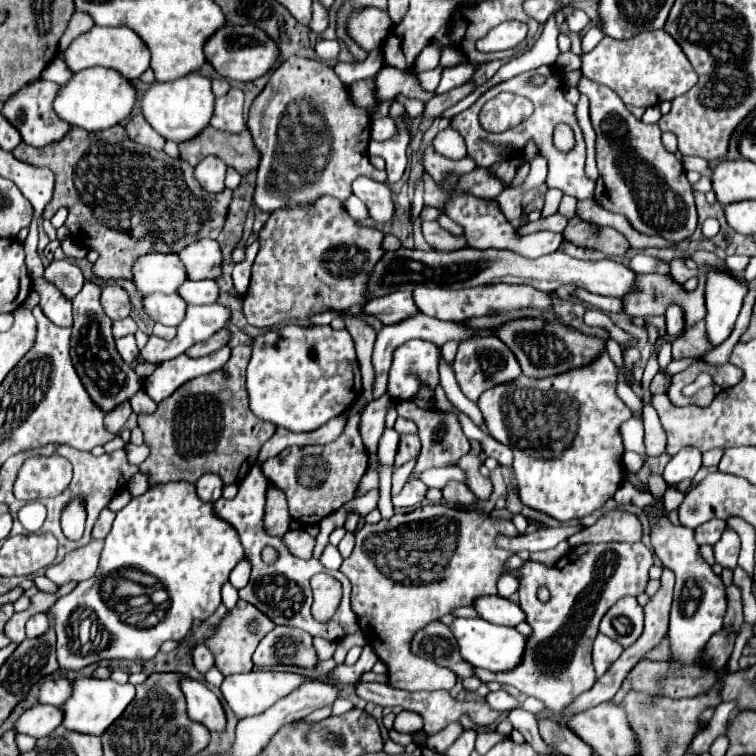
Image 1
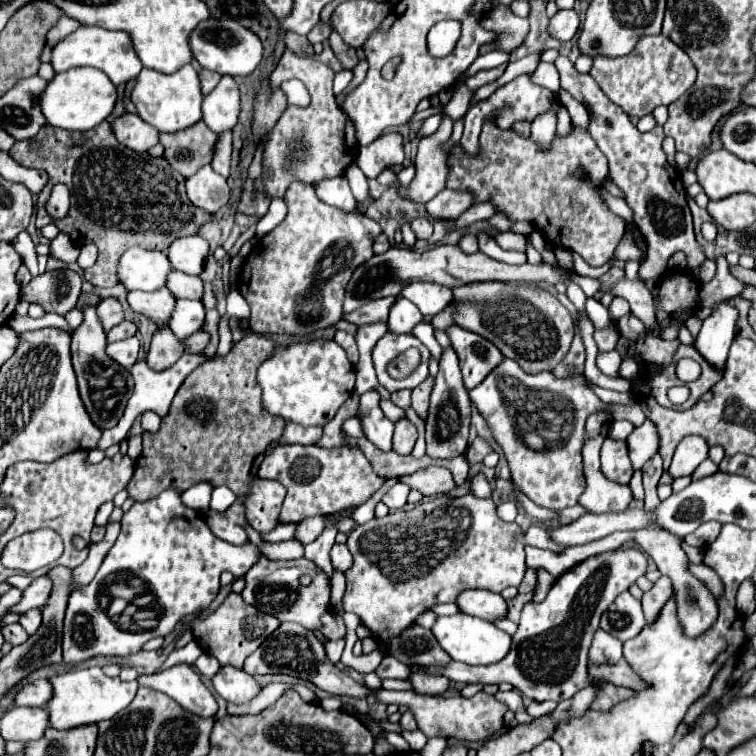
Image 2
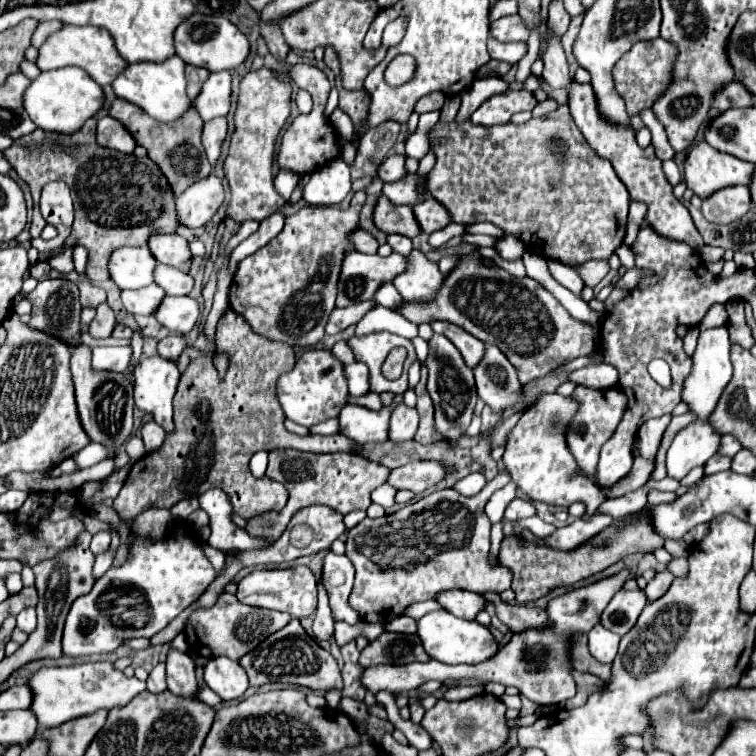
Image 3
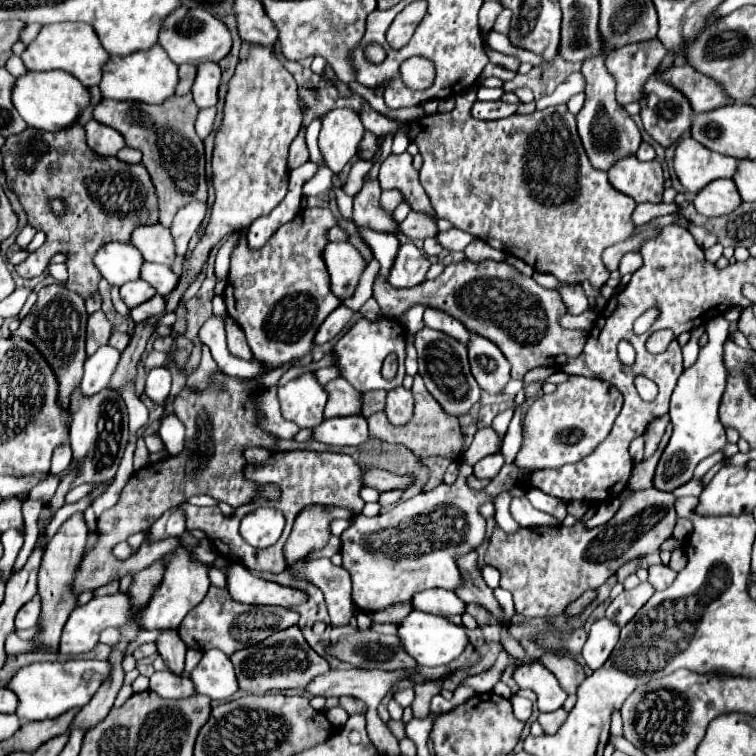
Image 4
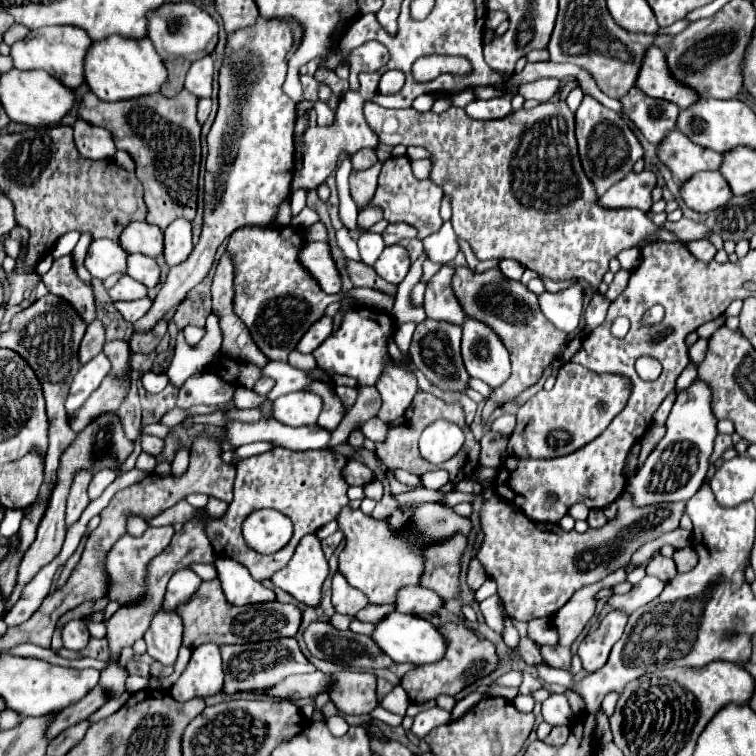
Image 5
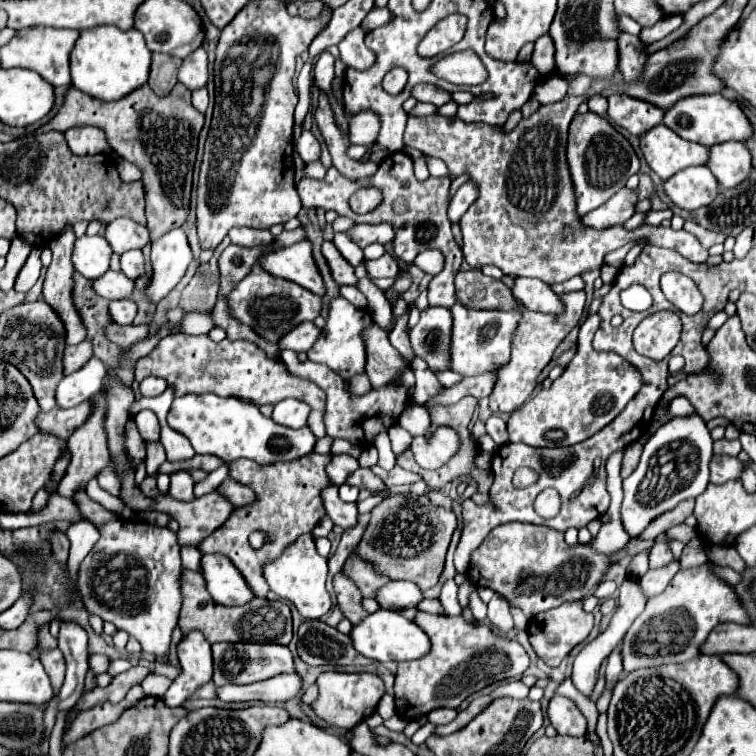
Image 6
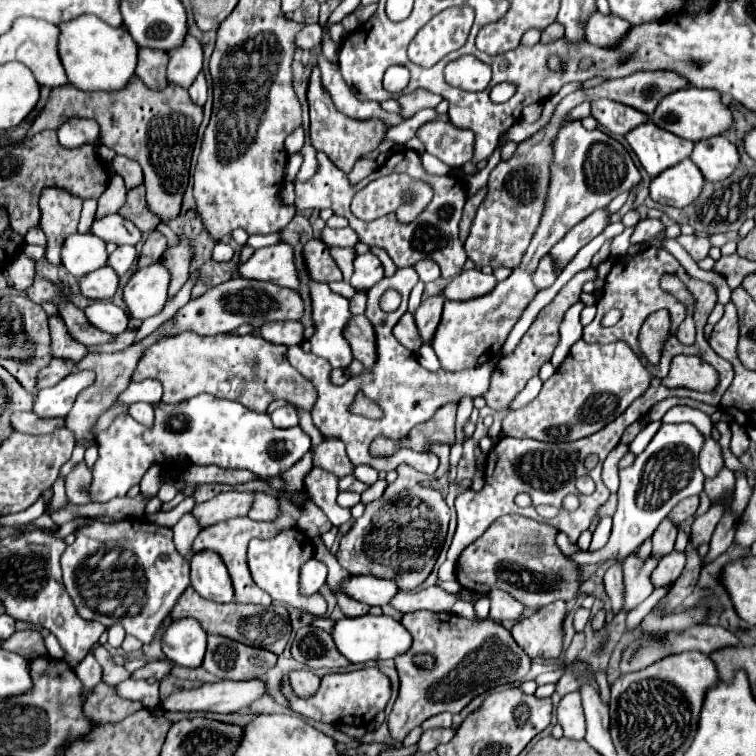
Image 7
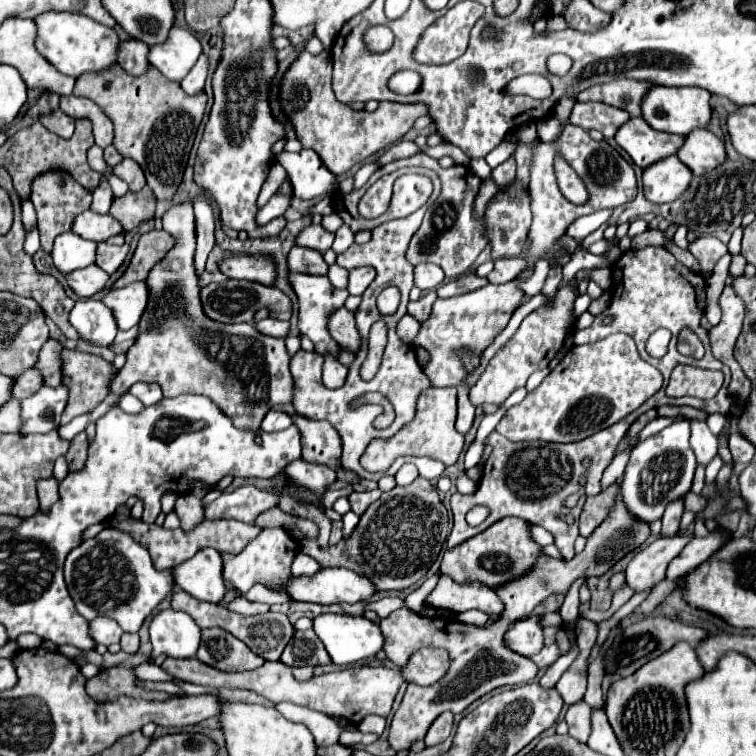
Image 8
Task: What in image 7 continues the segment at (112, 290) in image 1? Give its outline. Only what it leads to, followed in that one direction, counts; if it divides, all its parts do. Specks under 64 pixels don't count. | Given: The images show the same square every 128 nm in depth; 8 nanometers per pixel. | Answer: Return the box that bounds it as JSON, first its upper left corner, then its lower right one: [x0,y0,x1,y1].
[36,360,74,388]

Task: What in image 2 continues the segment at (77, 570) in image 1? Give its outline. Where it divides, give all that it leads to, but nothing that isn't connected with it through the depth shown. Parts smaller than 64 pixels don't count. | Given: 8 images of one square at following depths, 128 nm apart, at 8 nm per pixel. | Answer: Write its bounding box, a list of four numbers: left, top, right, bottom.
[8,576,52,614]

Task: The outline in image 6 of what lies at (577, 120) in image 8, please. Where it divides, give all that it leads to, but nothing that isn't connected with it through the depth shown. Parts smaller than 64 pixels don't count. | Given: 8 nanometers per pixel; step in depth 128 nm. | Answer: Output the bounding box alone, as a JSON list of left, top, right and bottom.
[606,96,664,136]

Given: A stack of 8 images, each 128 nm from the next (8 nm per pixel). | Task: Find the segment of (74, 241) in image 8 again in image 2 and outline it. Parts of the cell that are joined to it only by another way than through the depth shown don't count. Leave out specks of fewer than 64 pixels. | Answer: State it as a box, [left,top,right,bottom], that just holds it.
[118,248,172,290]

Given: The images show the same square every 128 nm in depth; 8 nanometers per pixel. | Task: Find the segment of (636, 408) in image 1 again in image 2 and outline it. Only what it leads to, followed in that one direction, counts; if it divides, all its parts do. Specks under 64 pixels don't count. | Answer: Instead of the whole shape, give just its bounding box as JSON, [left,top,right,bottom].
[596,350,622,376]

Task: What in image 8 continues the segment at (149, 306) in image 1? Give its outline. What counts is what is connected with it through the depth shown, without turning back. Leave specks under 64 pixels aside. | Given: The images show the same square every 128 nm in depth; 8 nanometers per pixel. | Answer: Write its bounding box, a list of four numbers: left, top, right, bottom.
[66,264,108,298]

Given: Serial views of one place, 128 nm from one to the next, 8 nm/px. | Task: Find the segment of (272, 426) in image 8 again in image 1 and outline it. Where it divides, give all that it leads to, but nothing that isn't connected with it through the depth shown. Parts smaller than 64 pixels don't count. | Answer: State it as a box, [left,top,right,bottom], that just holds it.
[248,326,362,432]

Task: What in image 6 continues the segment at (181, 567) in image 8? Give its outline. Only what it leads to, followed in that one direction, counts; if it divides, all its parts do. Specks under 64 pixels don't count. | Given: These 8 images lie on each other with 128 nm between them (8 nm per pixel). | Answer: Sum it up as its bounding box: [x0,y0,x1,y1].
[200,554,254,606]

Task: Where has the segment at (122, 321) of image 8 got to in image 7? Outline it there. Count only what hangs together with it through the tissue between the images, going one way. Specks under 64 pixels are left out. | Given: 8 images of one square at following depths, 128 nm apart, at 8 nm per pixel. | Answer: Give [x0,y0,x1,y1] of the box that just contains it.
[122,262,170,320]

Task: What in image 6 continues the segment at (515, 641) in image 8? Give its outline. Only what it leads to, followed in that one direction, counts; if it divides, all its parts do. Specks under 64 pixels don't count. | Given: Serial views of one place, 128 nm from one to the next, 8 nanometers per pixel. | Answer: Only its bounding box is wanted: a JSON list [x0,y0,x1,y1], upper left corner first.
[528,602,594,666]

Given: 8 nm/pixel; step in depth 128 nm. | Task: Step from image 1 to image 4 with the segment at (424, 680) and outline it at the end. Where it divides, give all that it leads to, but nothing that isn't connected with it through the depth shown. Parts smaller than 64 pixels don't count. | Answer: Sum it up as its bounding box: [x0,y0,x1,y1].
[340,464,518,612]

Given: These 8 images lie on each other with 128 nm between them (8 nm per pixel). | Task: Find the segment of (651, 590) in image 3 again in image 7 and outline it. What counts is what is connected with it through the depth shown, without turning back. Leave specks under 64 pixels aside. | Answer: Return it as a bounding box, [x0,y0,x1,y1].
[652,518,676,556]

